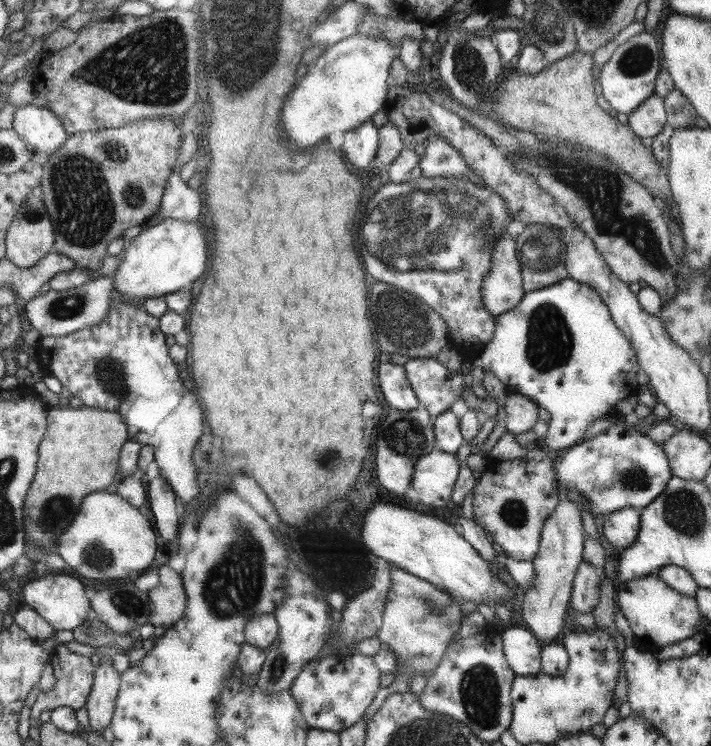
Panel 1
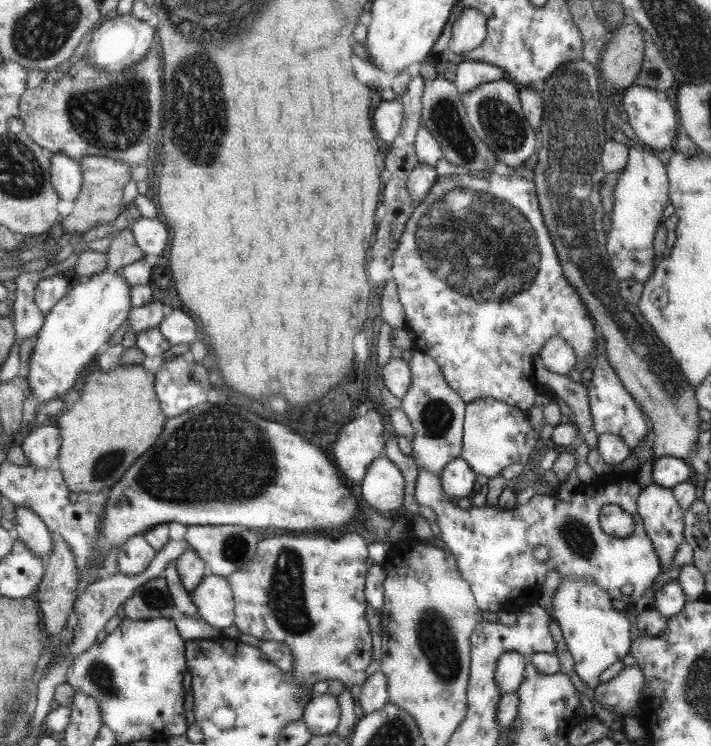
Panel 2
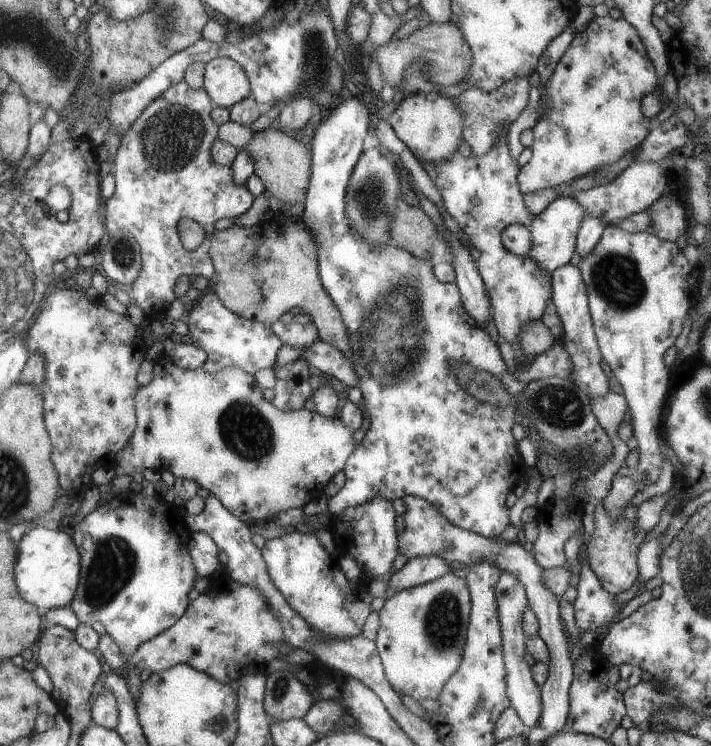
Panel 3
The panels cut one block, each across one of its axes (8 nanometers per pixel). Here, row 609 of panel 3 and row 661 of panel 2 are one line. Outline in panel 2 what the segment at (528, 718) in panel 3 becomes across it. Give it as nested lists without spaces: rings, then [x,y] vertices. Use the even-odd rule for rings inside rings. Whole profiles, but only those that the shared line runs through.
[[[515,651],[504,652],[498,658],[494,680],[502,693],[517,692],[523,681],[525,656]]]

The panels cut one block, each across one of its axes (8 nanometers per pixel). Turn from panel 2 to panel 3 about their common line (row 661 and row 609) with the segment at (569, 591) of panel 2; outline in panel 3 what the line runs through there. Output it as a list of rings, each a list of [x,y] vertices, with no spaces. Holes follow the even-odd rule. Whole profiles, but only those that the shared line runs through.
[[[586,554],[579,558],[580,573],[576,598],[572,602],[574,621],[580,632],[595,631],[618,614],[615,597],[602,587],[598,576],[589,568]]]

